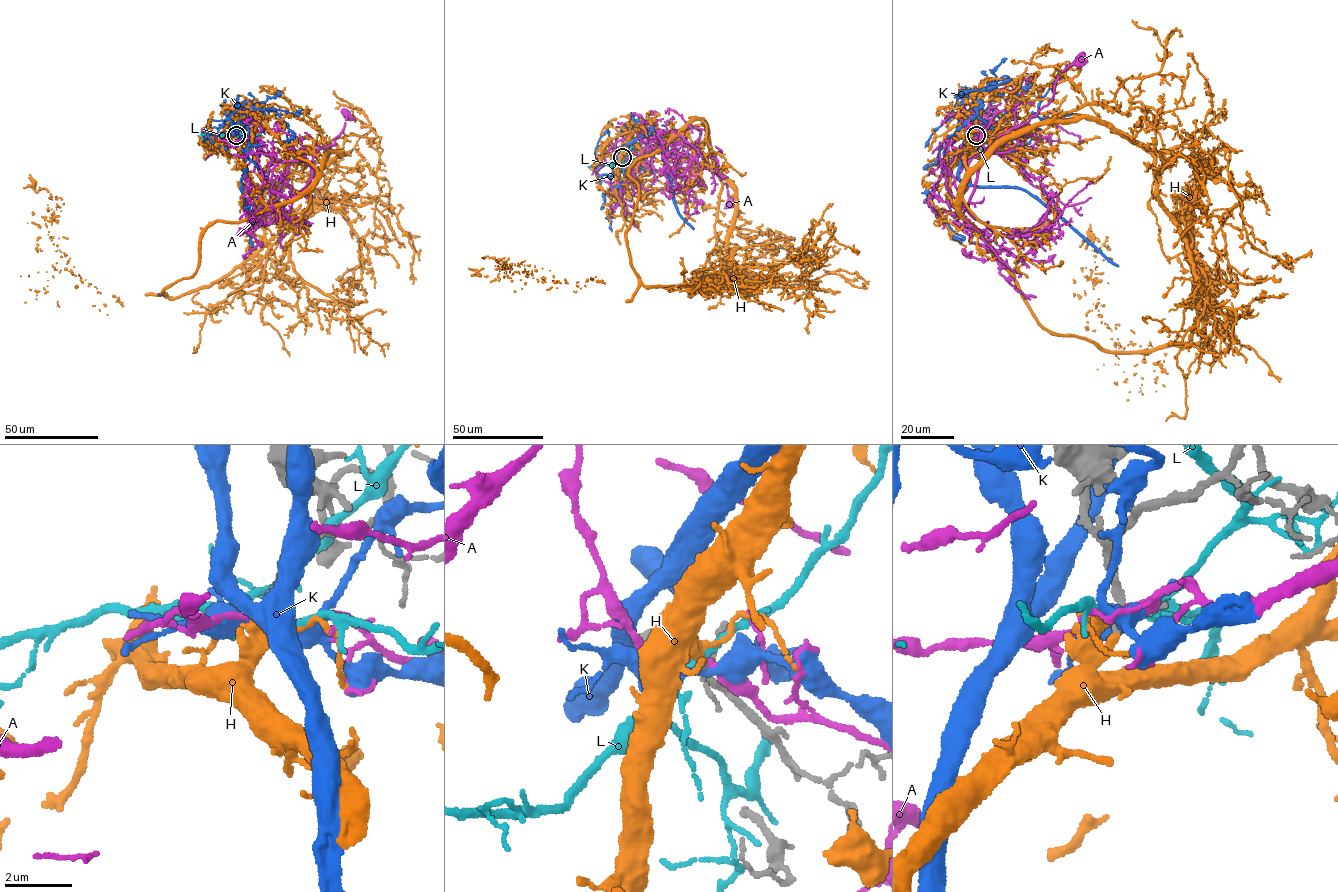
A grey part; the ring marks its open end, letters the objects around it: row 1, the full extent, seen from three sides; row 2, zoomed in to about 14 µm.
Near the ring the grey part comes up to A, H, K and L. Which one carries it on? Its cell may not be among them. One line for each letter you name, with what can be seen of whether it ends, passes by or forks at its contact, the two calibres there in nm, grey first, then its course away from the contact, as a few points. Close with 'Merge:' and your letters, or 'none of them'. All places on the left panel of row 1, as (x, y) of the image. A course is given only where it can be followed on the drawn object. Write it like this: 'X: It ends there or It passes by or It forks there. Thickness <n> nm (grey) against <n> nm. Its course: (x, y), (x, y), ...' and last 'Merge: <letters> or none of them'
H: It ends there. Thickness 180 nm (grey) against 280 nm. Its course: (236, 134), (268, 208), (214, 221), (195, 273), (162, 295), (82, 282), (51, 240), (50, 194), (23, 188)
Merge: H

